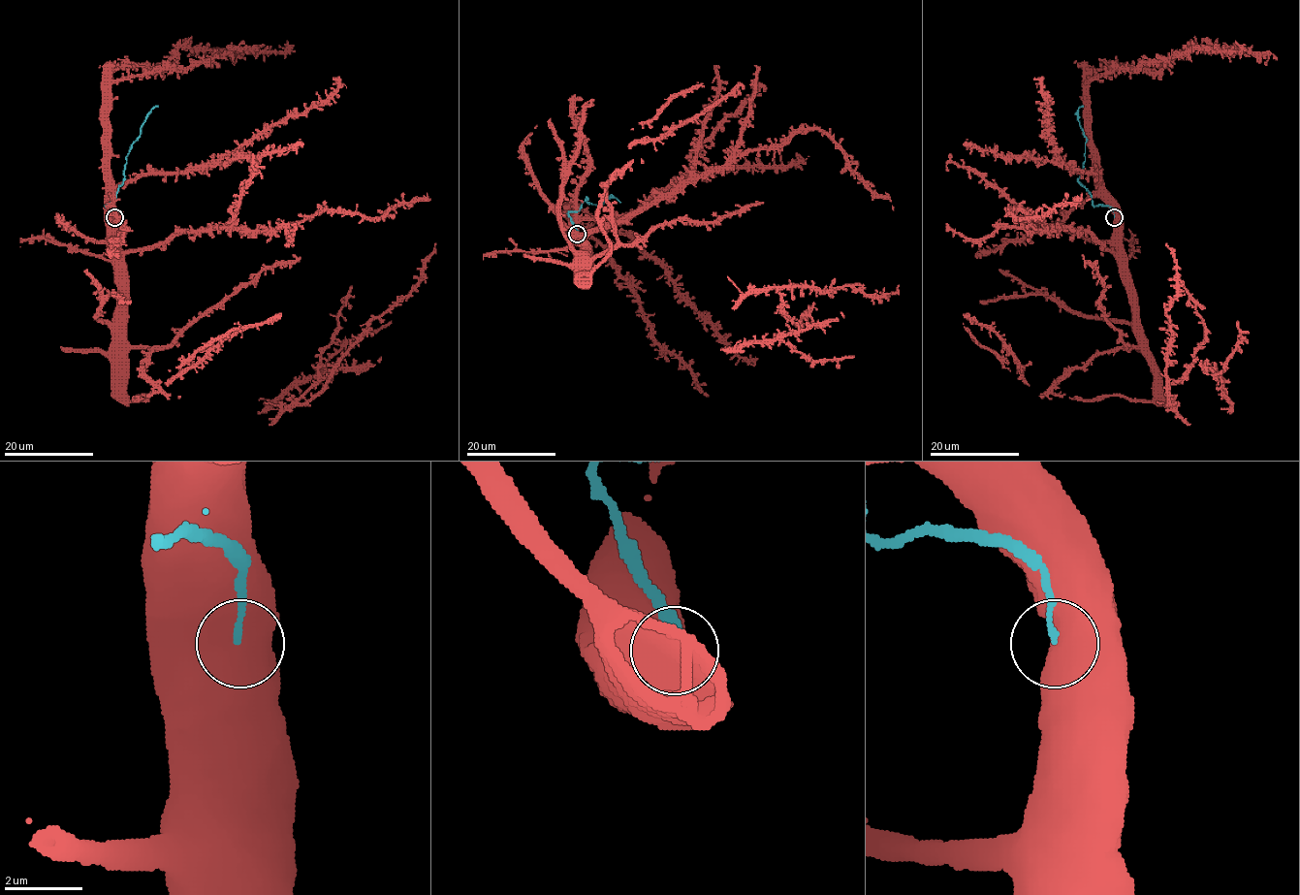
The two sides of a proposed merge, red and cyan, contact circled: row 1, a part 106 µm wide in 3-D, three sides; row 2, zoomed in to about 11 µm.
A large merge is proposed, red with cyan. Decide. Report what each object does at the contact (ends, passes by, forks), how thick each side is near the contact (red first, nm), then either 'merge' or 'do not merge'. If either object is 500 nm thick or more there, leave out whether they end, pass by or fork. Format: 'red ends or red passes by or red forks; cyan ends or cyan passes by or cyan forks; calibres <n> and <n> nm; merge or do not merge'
calibres 800 and 130 nm; do not merge

